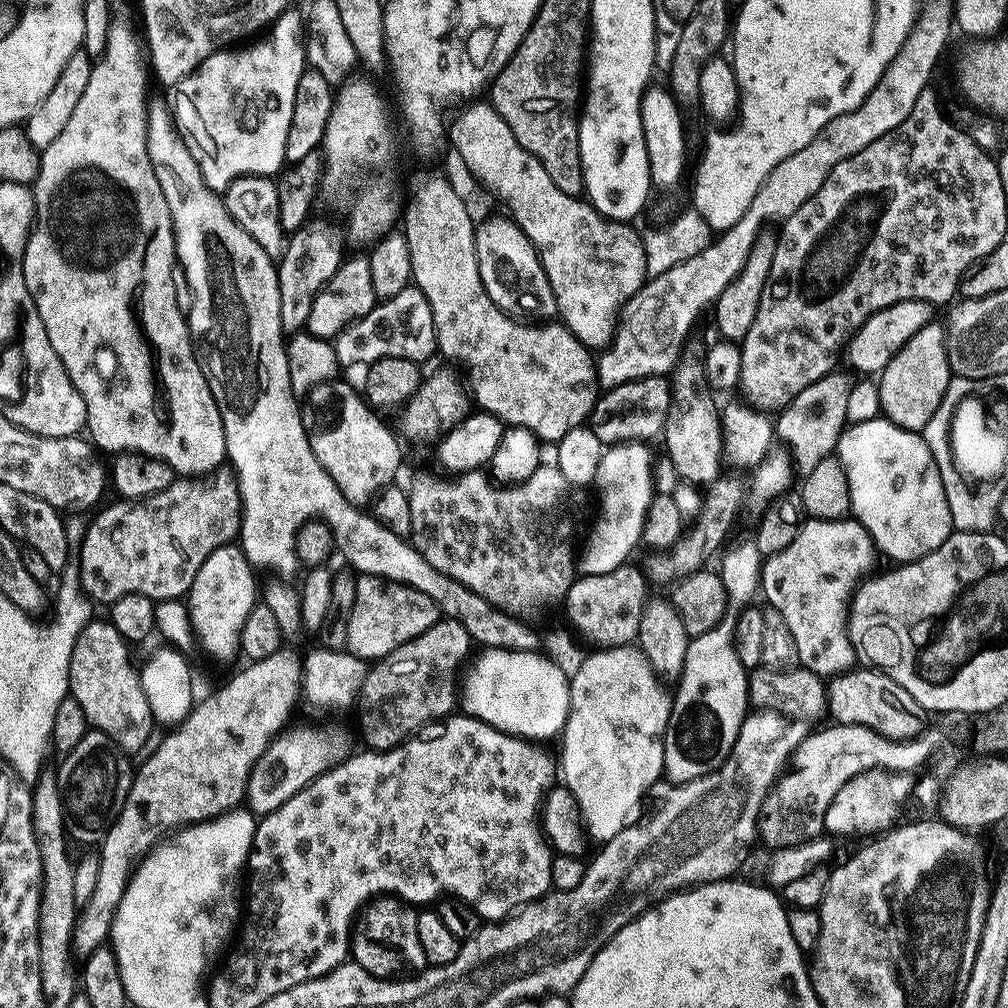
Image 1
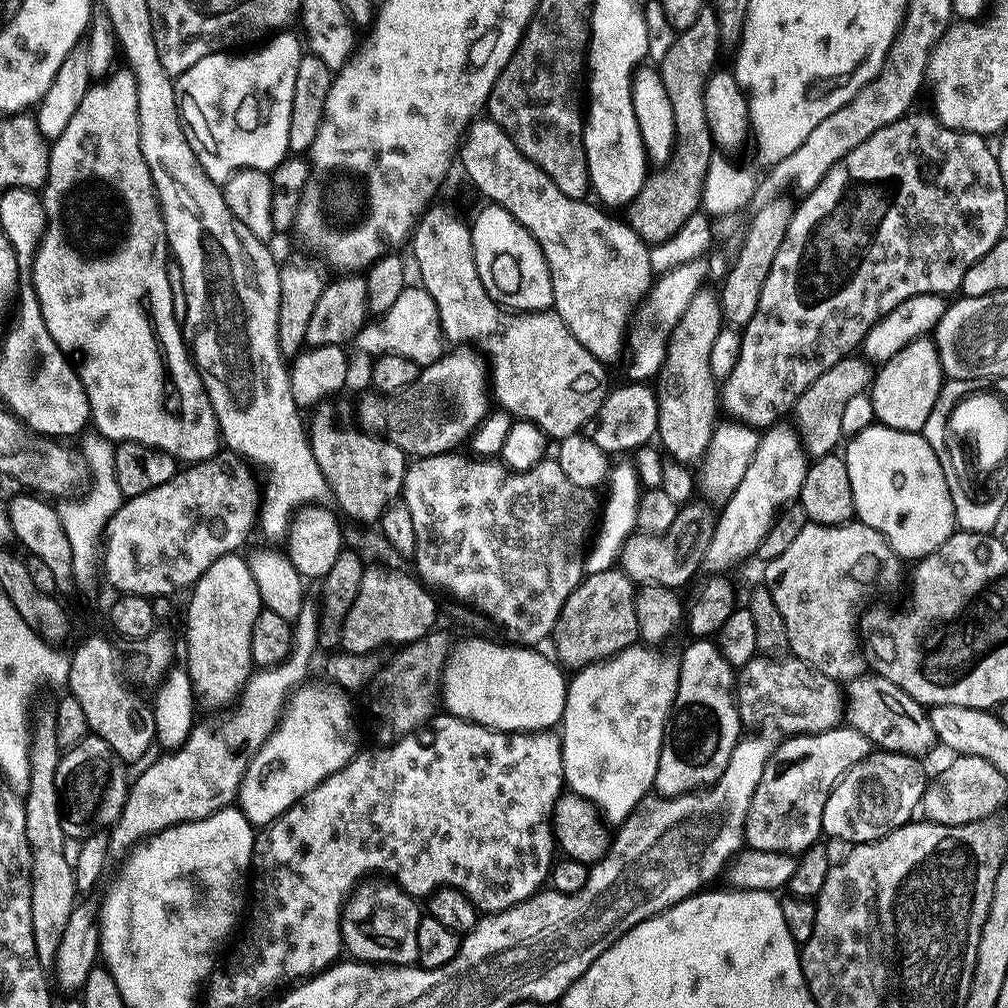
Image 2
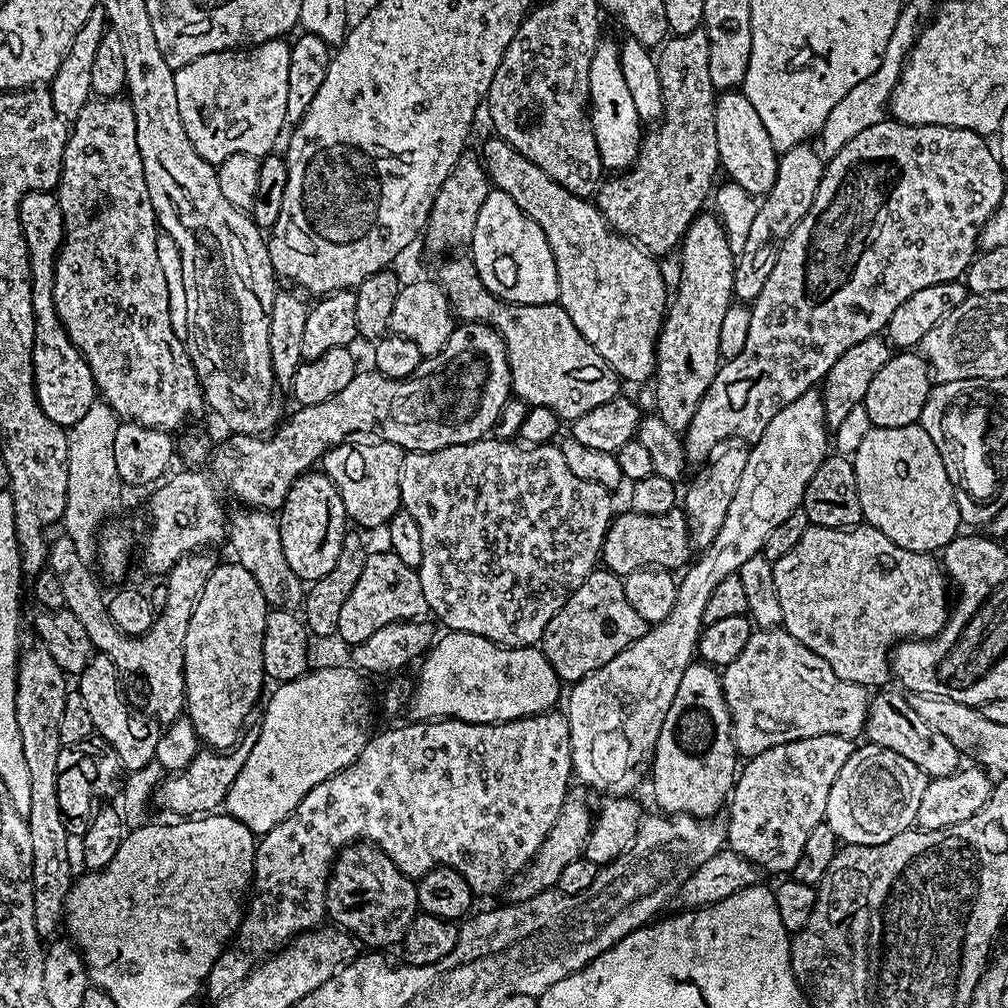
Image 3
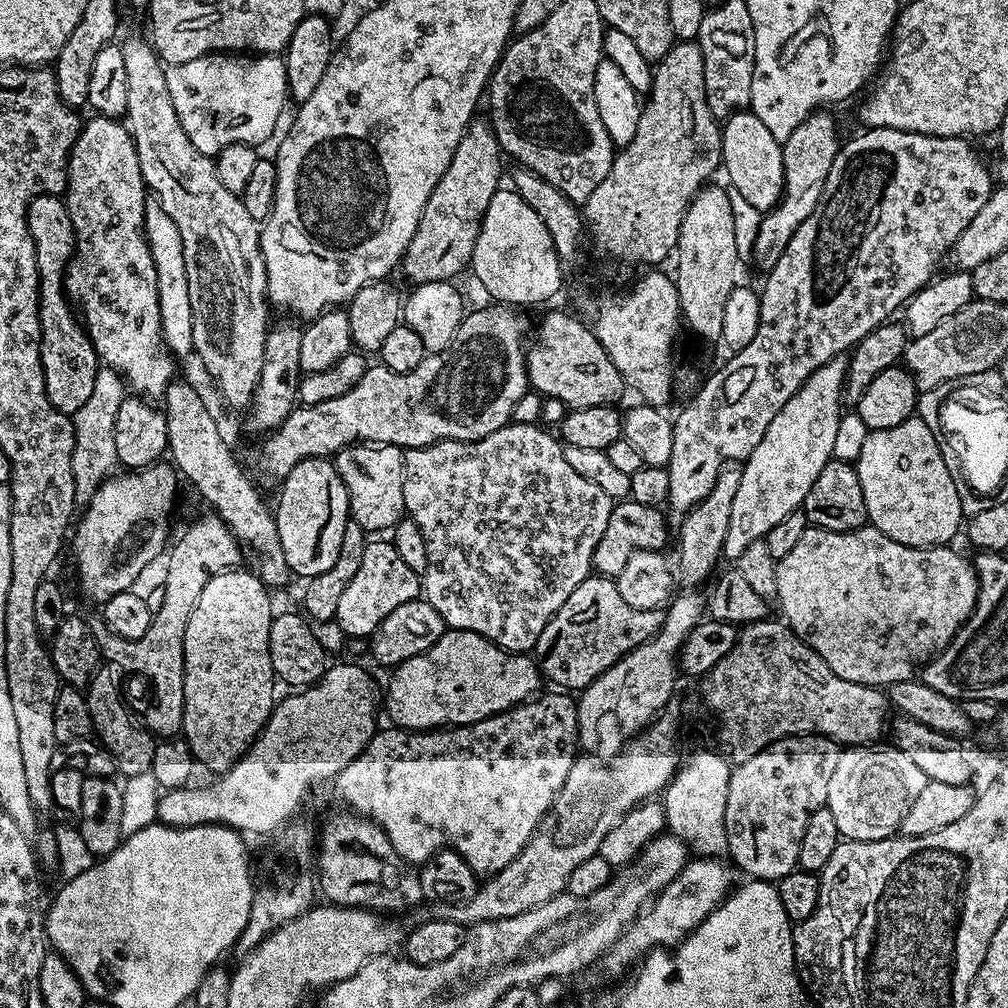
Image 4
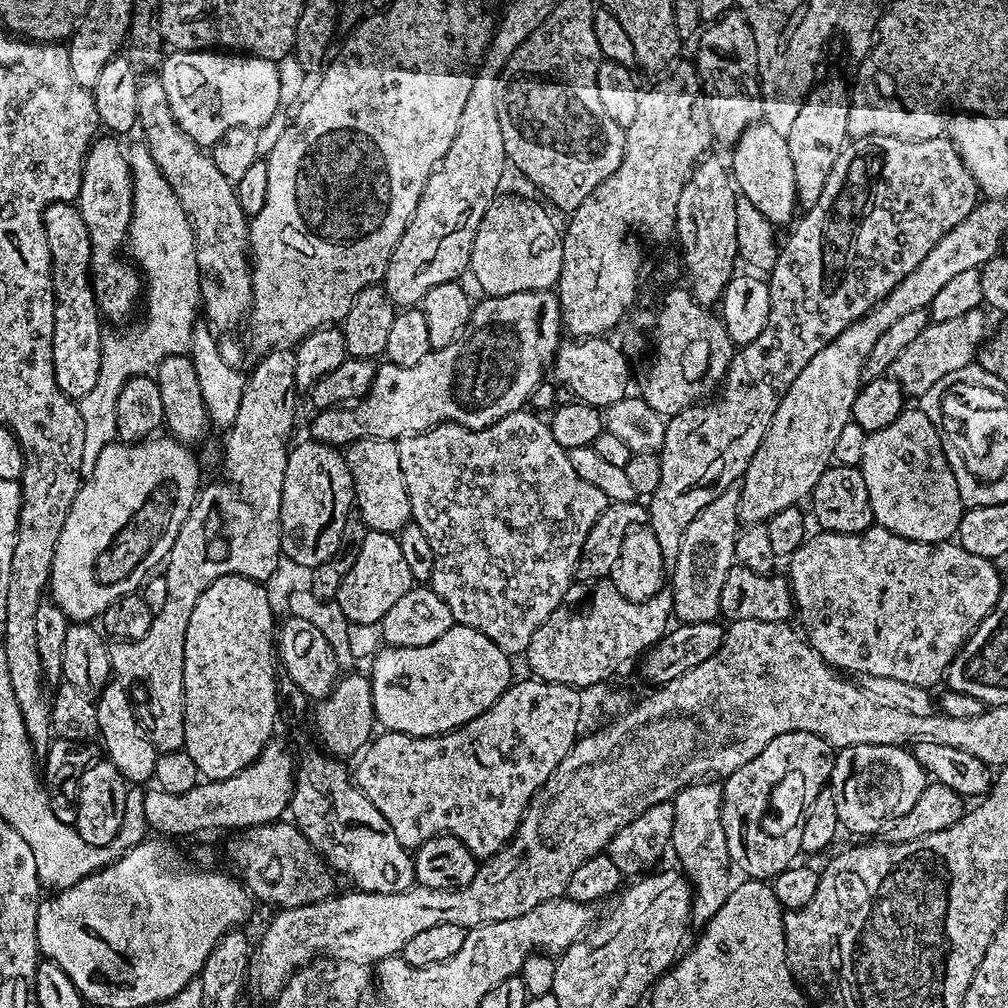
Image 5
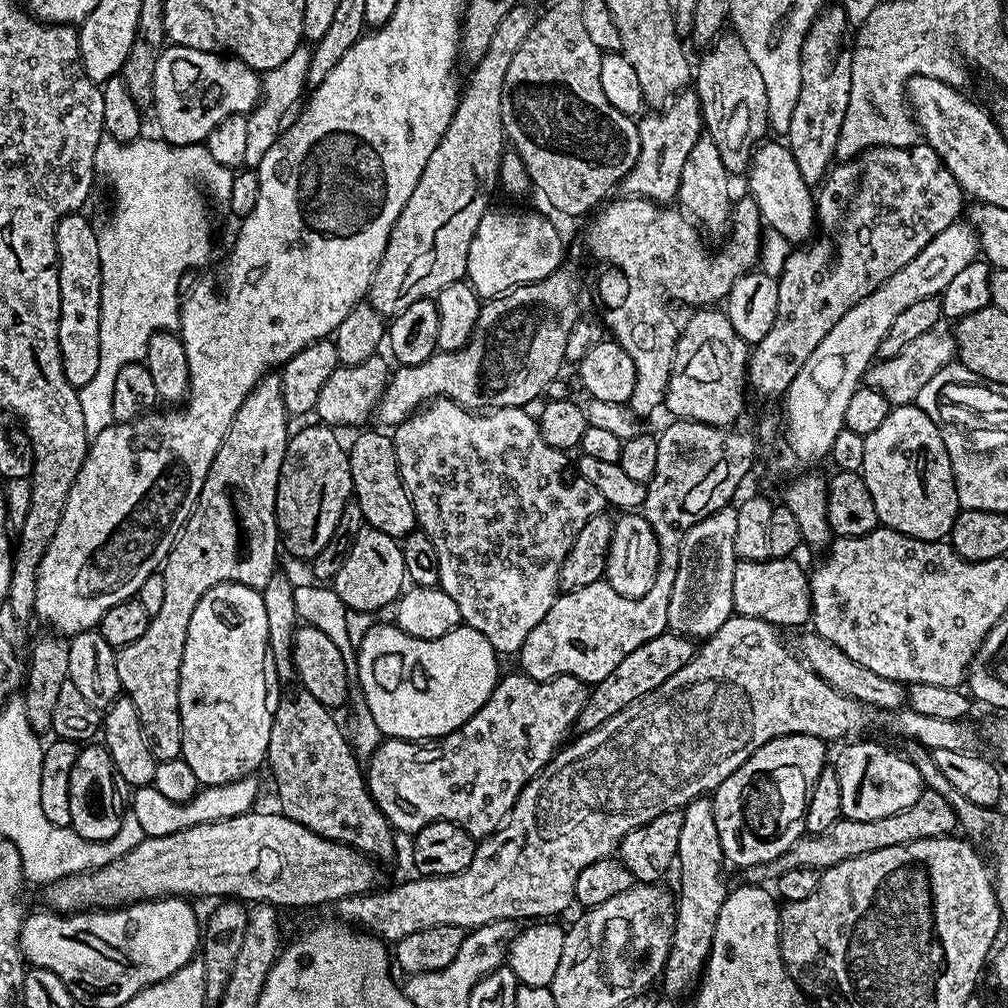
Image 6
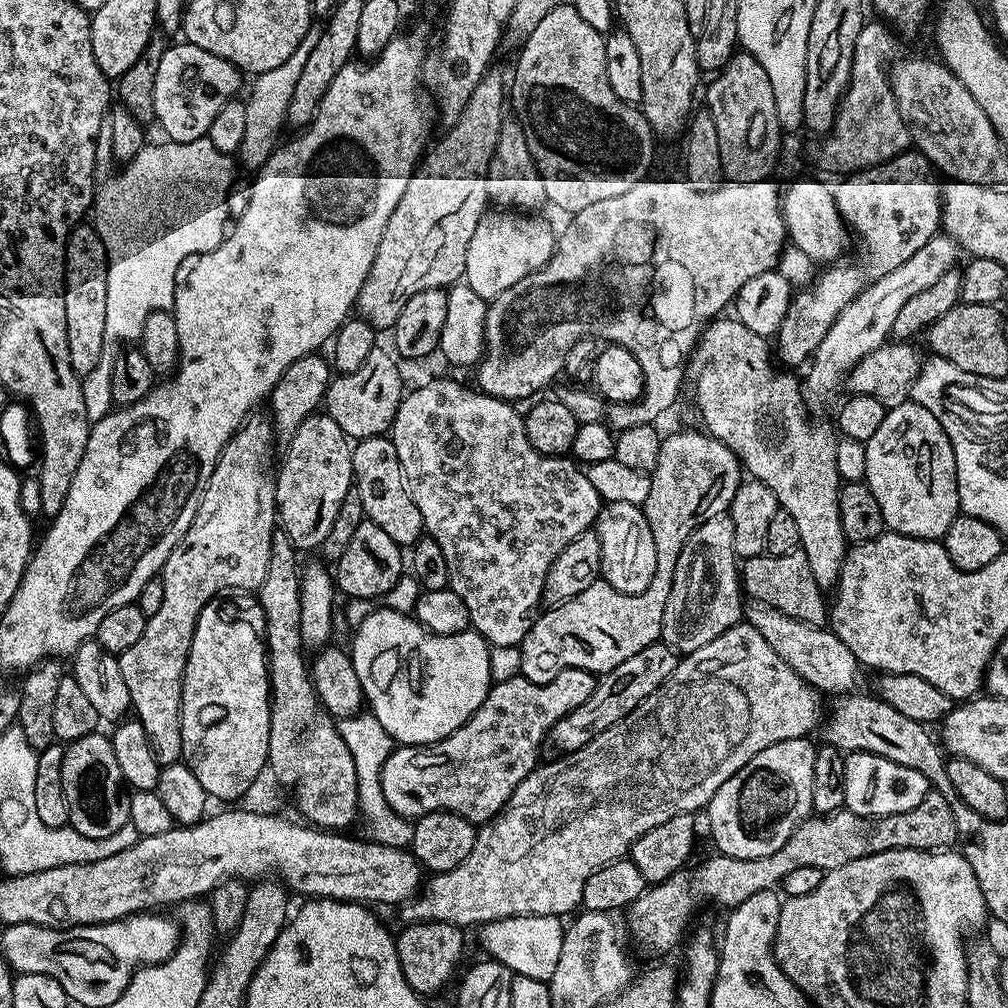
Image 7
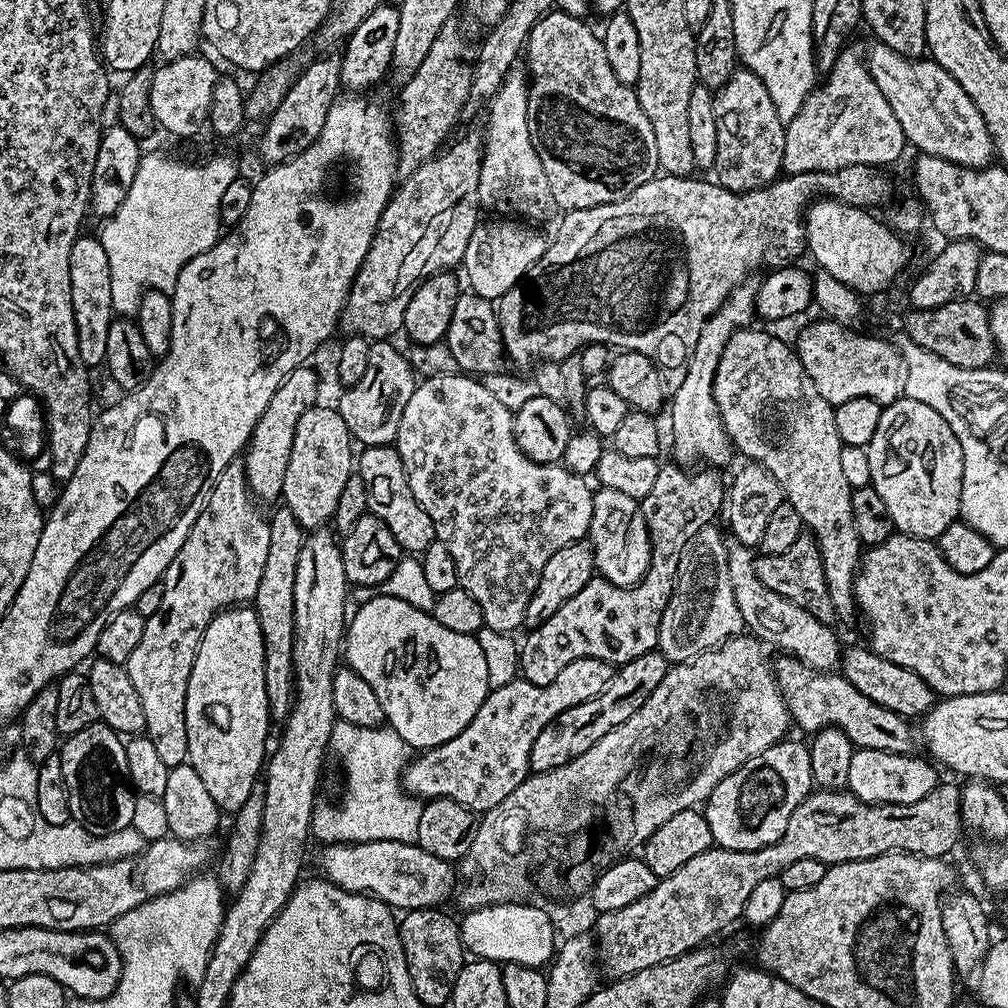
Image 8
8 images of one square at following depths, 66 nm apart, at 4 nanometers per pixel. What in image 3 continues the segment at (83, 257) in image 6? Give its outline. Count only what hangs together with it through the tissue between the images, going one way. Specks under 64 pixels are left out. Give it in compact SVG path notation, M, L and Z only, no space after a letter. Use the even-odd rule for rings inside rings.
M28 192L20 200L20 229L24 232L24 241L28 247L28 261L32 275L32 313L34 314L34 338L32 342L32 373L36 383L36 401L42 406L46 418L50 422L70 426L90 410L92 404L97 403L98 389L90 366L84 356L72 344L66 334L64 324L58 318L54 306L54 270L56 269L56 255L60 252L60 243L64 241L64 219L60 204L52 192Z

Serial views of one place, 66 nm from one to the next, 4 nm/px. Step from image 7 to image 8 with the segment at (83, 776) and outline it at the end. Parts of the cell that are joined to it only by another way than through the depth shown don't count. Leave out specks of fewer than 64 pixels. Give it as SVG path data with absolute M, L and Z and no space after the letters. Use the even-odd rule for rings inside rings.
M103 722L91 724L86 730L78 730L78 734L67 737L59 745L58 755L62 762L62 778L66 778L70 814L75 823L99 836L132 827L138 796L128 783L126 750L121 733Z

